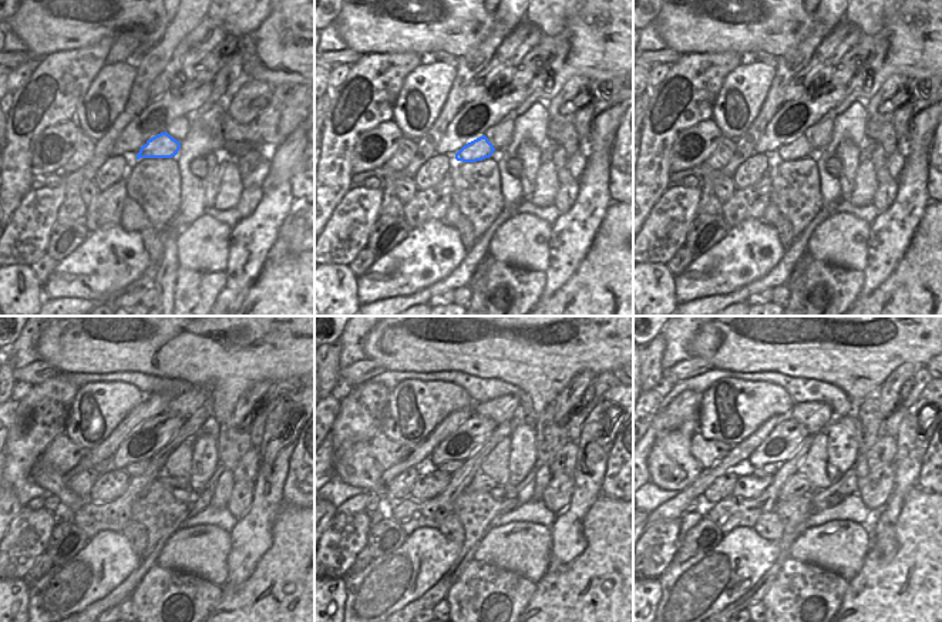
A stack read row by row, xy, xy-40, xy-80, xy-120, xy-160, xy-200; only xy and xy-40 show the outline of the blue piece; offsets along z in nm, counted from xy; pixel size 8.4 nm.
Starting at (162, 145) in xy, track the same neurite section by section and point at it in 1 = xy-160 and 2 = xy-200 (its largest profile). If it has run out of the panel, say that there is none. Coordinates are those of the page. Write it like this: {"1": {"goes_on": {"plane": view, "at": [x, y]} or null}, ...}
{"1": {"goes_on": {"plane": "xy-160", "at": [448, 467]}}, "2": {"goes_on": {"plane": "xy-200", "at": [769, 468]}}}

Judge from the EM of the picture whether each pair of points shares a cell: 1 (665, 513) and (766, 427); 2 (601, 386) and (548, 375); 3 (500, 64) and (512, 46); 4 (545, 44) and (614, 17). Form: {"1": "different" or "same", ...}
{"1": "same", "2": "different", "3": "same", "4": "different"}

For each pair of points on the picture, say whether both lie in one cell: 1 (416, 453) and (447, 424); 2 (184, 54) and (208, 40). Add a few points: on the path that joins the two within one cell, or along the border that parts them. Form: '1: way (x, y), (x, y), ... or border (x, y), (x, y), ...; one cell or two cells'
1: way (424, 449), (440, 433); one cell
2: way (189, 53), (202, 40); one cell

